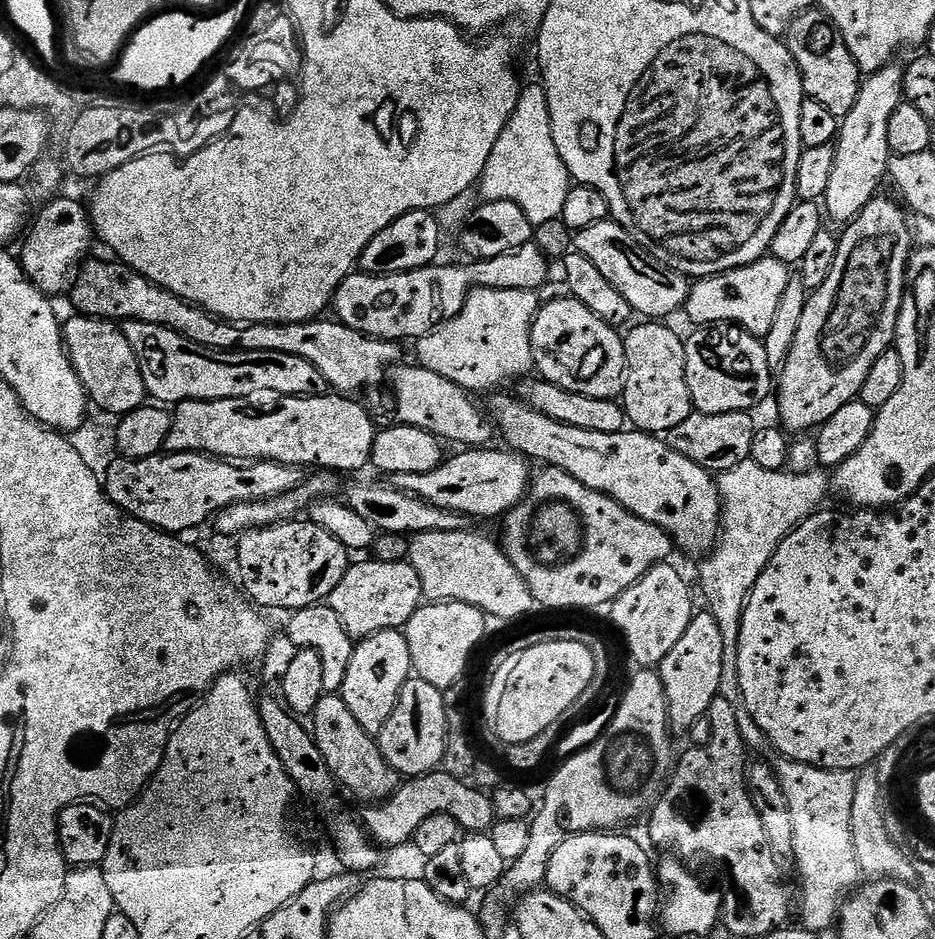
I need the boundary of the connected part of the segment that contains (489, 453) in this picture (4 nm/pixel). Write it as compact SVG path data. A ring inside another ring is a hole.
M485 446L475 450L460 450L457 456L449 455L443 463L434 470L426 474L398 474L394 477L395 487L403 492L409 492L420 500L430 502L442 510L460 512L462 515L480 520L492 520L503 517L511 508L516 508L524 502L524 497L528 495L529 487L534 479L533 469L527 456L511 450L499 452L496 446Z

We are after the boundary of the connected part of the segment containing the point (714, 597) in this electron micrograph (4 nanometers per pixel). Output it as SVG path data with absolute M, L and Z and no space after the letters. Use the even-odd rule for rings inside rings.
M751 458L734 466L734 470L726 470L719 473L718 483L720 486L720 498L722 501L722 538L716 541L716 547L703 557L704 565L700 568L700 584L704 587L704 596L708 599L707 607L710 609L712 617L718 622L722 629L724 639L724 669L722 670L722 682L720 683L720 695L724 696L731 704L736 705L738 714L738 730L742 730L742 738L749 749L769 747L768 739L764 732L750 718L750 710L746 710L743 704L742 690L738 682L738 634L742 626L744 608L748 604L750 594L758 582L758 578L768 568L770 558L778 550L778 546L789 536L807 516L821 507L820 504L830 493L830 480L825 473L820 470L811 472L790 472L778 470L765 470L763 466L758 466Z

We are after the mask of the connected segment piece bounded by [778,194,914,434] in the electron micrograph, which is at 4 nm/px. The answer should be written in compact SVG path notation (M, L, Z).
M884 194L877 195L839 233L840 245L838 258L834 258L834 270L830 270L830 278L809 295L792 350L778 372L780 416L789 433L811 433L808 432L811 428L812 431L819 429L820 425L834 418L842 406L857 399L862 382L866 382L866 374L870 374L870 366L874 366L883 352L893 347L904 293L910 284L908 262L914 251L913 225L909 213L899 206L887 200Z

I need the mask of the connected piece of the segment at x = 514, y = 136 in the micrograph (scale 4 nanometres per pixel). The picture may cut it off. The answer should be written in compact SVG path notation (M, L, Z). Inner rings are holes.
M525 87L520 93L520 101L510 118L510 122L506 122L498 142L494 142L494 150L484 167L484 175L478 181L478 192L484 195L485 201L514 202L514 206L522 206L522 214L526 214L528 221L535 226L542 222L559 220L563 217L569 187L568 168L558 154L558 146L554 146L550 106L543 87Z

